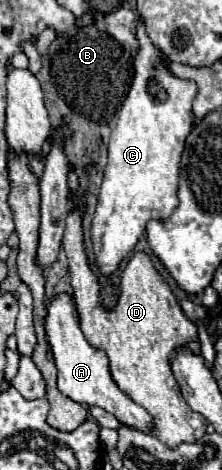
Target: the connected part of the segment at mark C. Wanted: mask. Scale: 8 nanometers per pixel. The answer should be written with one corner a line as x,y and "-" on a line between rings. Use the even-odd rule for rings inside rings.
138,16
136,20
136,40
138,50
134,54
134,78
132,86
126,94
126,100
122,102
118,124
110,134
108,142
108,164
104,170
104,182
98,196
96,214
92,220
92,242
94,242
94,254
100,264
100,270
104,276
110,276
120,260
132,252
134,244
138,242
140,234
144,232
148,220
158,218
170,218
172,212
178,206
178,172
180,172
180,156
184,150
186,136
192,130
192,102
196,98
196,82
182,80
174,76
168,66
164,66
166,58
164,54
152,44
150,36
146,34
146,24

